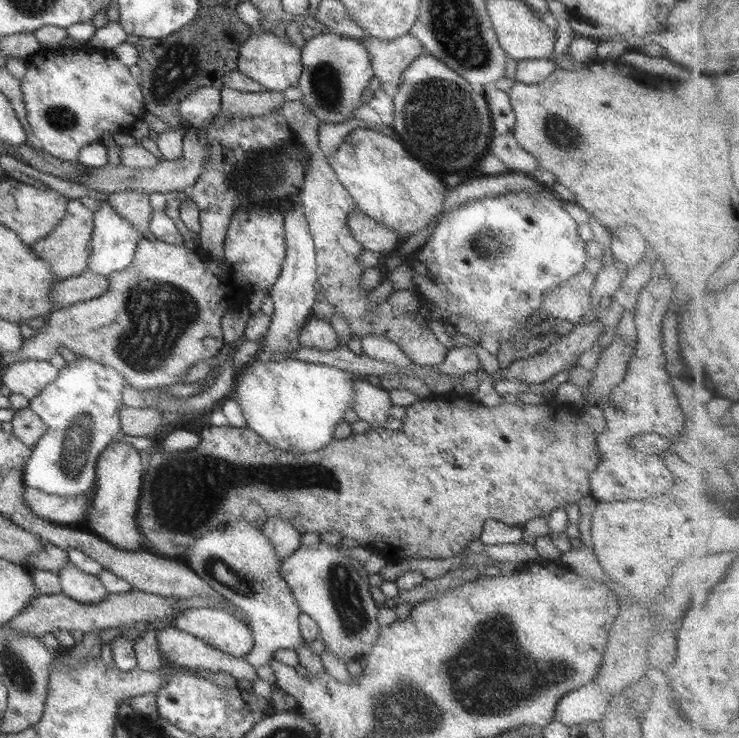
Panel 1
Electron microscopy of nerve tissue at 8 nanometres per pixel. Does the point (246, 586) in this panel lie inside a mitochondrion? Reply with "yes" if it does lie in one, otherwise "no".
yes

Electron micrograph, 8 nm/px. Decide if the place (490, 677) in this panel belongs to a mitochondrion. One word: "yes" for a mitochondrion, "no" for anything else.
yes

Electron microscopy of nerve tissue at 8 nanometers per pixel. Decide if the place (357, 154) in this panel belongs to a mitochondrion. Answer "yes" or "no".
no

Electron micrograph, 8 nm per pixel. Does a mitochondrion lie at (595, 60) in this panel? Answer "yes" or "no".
no

